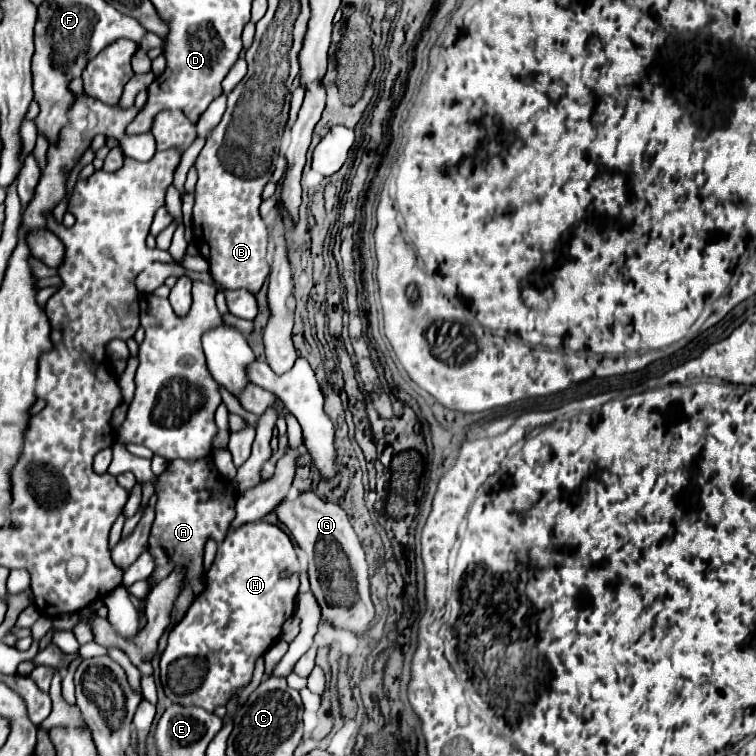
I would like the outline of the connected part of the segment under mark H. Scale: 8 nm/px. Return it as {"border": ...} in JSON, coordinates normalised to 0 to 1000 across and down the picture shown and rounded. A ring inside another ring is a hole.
{"border":[[[341,689],[302,705],[288,724],[280,753],[272,758],[272,779],[262,787],[262,792],[257,792],[243,819],[230,827],[222,840],[222,853],[212,869],[217,917],[225,930],[283,940],[286,935],[299,933],[317,911],[323,911],[333,901],[339,872],[370,845],[376,821],[386,816],[394,774],[397,745],[384,710],[370,697]],[[373,755],[381,755],[384,761],[373,763]]]}

